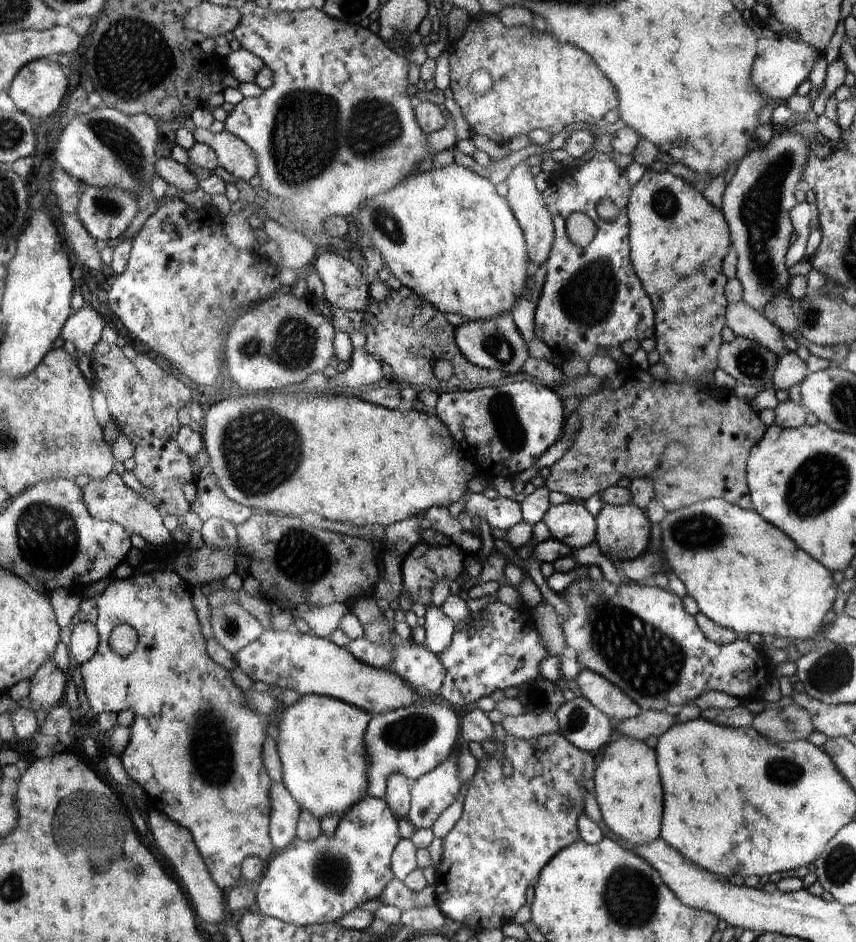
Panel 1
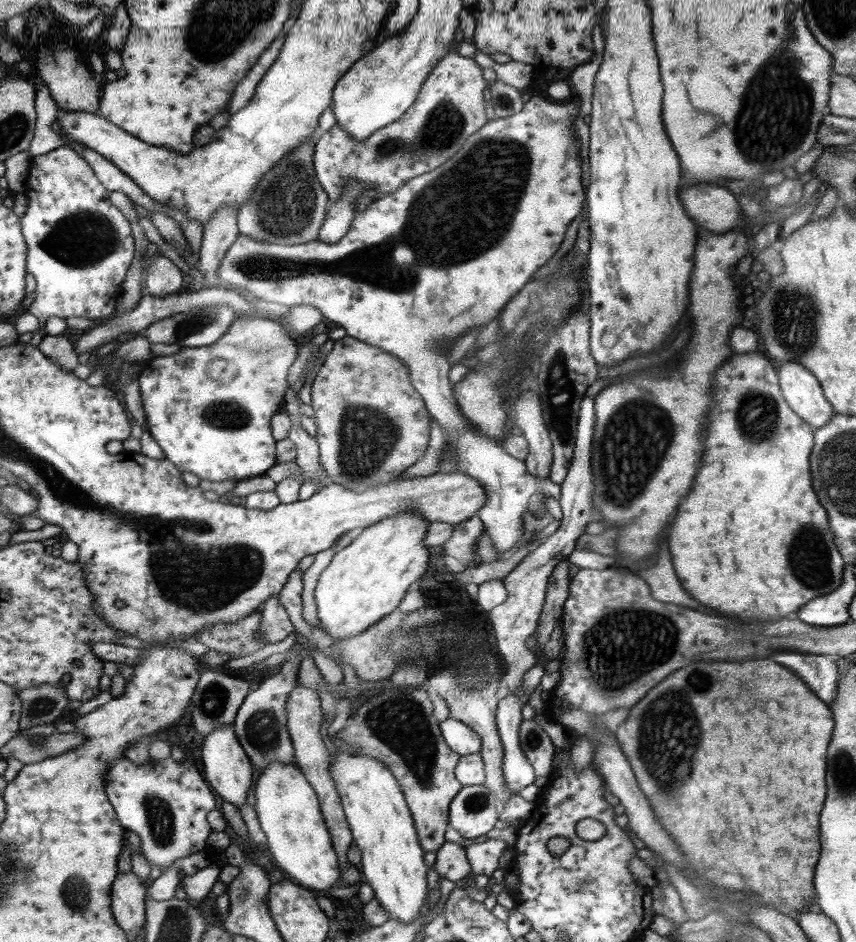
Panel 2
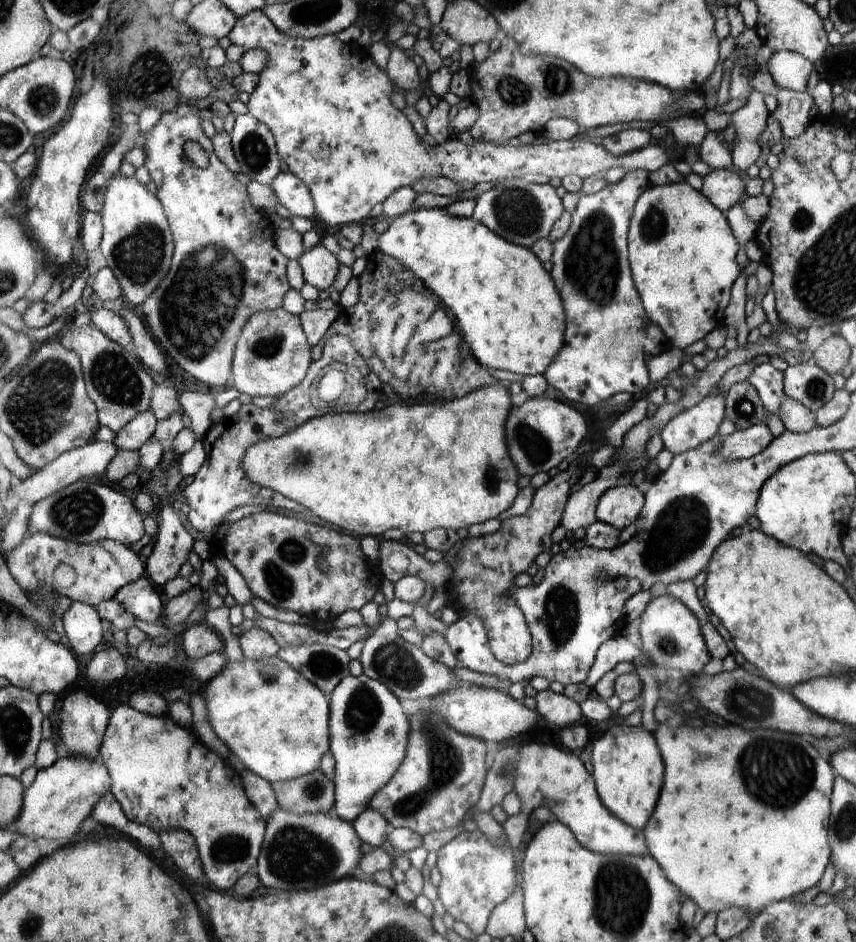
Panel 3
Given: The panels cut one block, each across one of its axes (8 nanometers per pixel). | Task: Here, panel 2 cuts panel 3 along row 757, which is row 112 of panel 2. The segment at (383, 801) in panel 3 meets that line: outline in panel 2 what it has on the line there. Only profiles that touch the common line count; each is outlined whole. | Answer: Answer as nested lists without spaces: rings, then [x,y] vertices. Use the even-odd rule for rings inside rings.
[[[452,52],[430,72],[412,106],[396,122],[370,134],[364,142],[352,140],[340,124],[316,136],[314,172],[330,203],[339,198],[346,177],[372,184],[378,194],[386,195],[397,192],[407,180],[442,166],[462,148],[468,136],[489,121],[485,113],[485,88],[480,66],[472,58]]]

